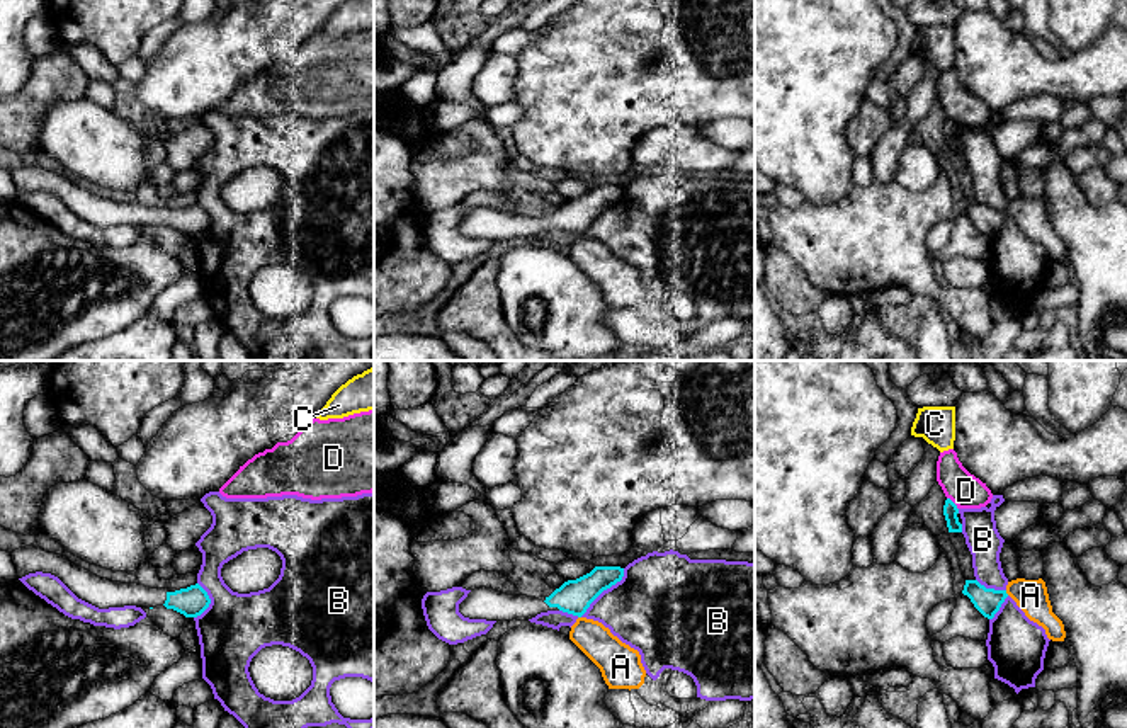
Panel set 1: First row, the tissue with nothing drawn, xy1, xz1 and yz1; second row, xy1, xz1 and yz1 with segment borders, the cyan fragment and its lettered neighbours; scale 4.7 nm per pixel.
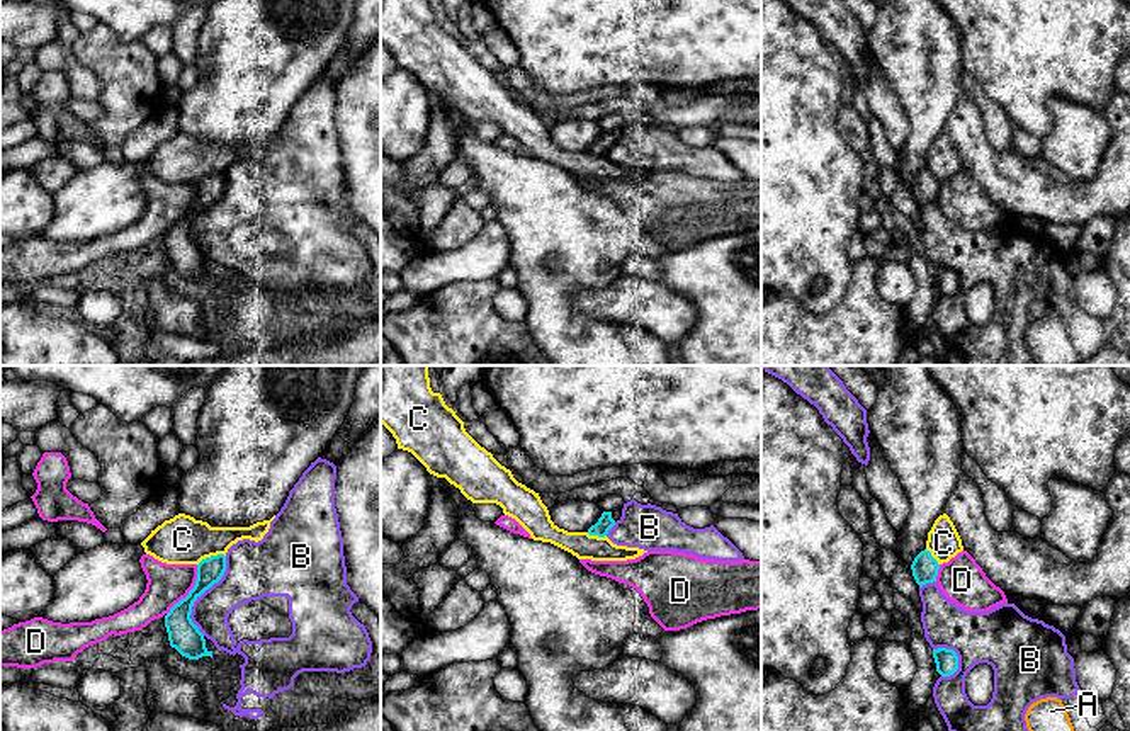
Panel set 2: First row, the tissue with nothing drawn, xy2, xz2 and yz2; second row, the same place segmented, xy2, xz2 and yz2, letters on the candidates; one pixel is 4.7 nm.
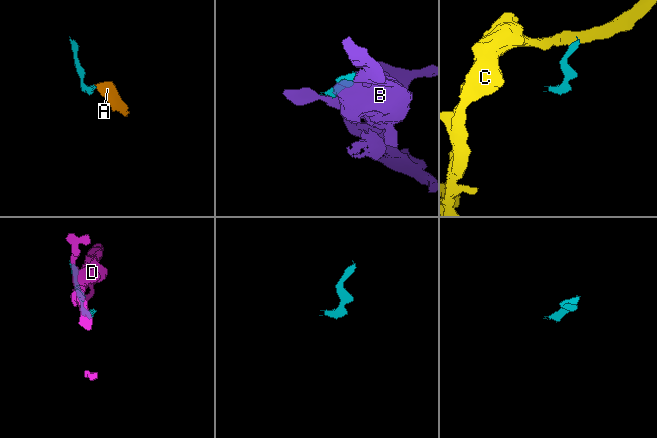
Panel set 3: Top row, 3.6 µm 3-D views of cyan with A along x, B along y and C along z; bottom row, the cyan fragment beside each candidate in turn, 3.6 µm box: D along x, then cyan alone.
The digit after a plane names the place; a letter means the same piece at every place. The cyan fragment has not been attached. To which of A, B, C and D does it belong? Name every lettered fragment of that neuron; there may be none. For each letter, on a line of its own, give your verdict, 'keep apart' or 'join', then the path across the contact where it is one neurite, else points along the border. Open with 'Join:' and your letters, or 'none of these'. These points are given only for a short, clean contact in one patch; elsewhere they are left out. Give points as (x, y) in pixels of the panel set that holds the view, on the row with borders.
Join: A
A: join | across yz1 (988, 601), (1005, 592), (1025, 592), (1030, 596)
B: keep apart
C: keep apart | along xy2 (225, 555), (206, 556), (197, 565)
D: keep apart | along xy2 (197, 565), (194, 587), (167, 614)

